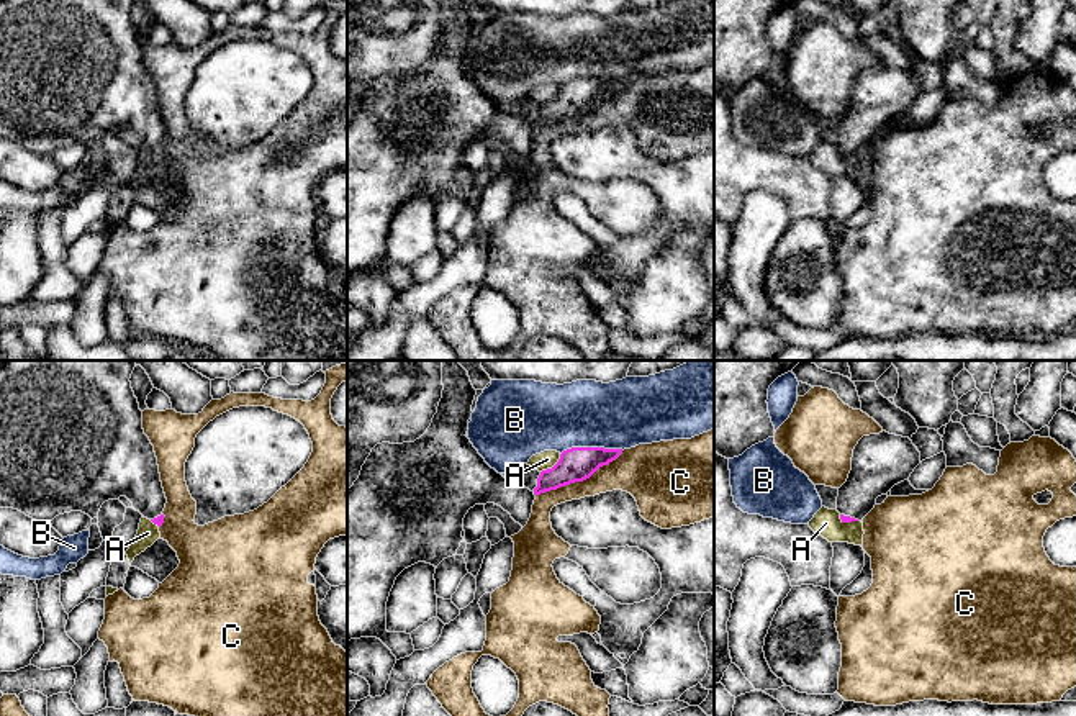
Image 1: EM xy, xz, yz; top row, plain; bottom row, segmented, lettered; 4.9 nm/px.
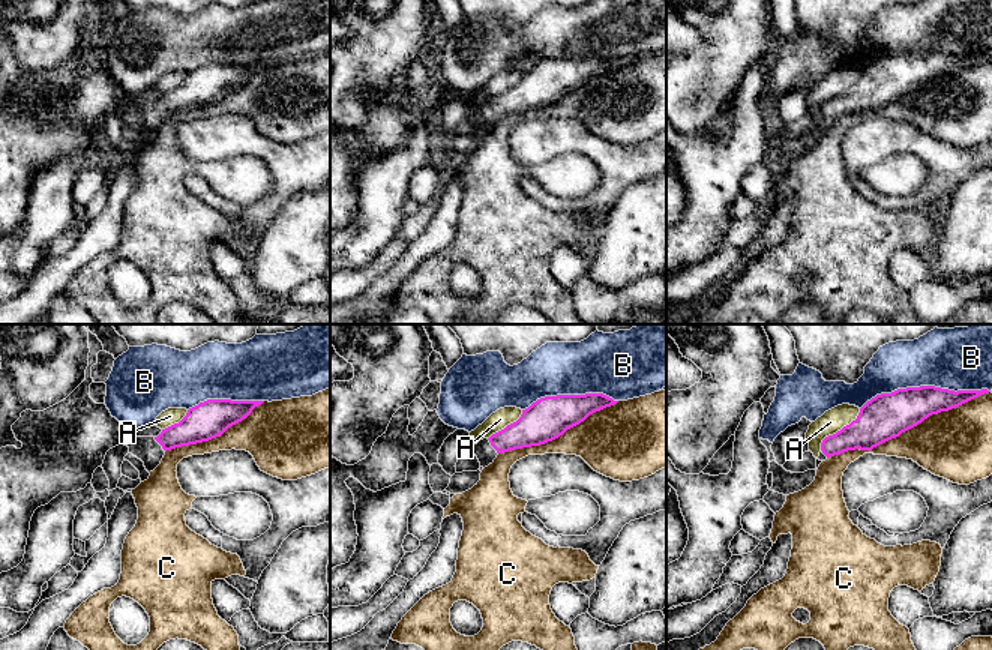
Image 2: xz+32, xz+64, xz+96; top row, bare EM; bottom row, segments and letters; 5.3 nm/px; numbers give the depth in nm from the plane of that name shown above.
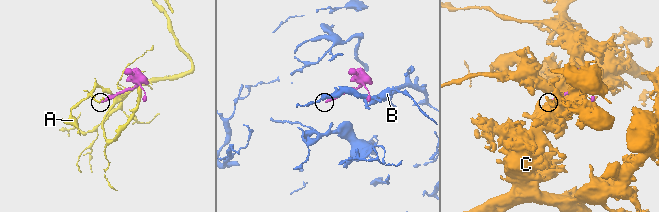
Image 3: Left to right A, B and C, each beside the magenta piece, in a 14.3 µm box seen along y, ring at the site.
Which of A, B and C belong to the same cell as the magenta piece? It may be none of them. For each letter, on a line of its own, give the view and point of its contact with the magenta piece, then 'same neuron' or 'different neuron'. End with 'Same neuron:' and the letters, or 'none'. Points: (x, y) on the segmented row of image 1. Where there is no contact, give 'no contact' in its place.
A: meets magenta in xz at (554, 466); different neuron
B: meets magenta in xz at (592, 448); different neuron
C: meets magenta in xz at (578, 480); different neuron
Same neuron: none

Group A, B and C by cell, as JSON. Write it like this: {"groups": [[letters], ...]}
{"groups": [["A"], ["B"], ["C"]]}

